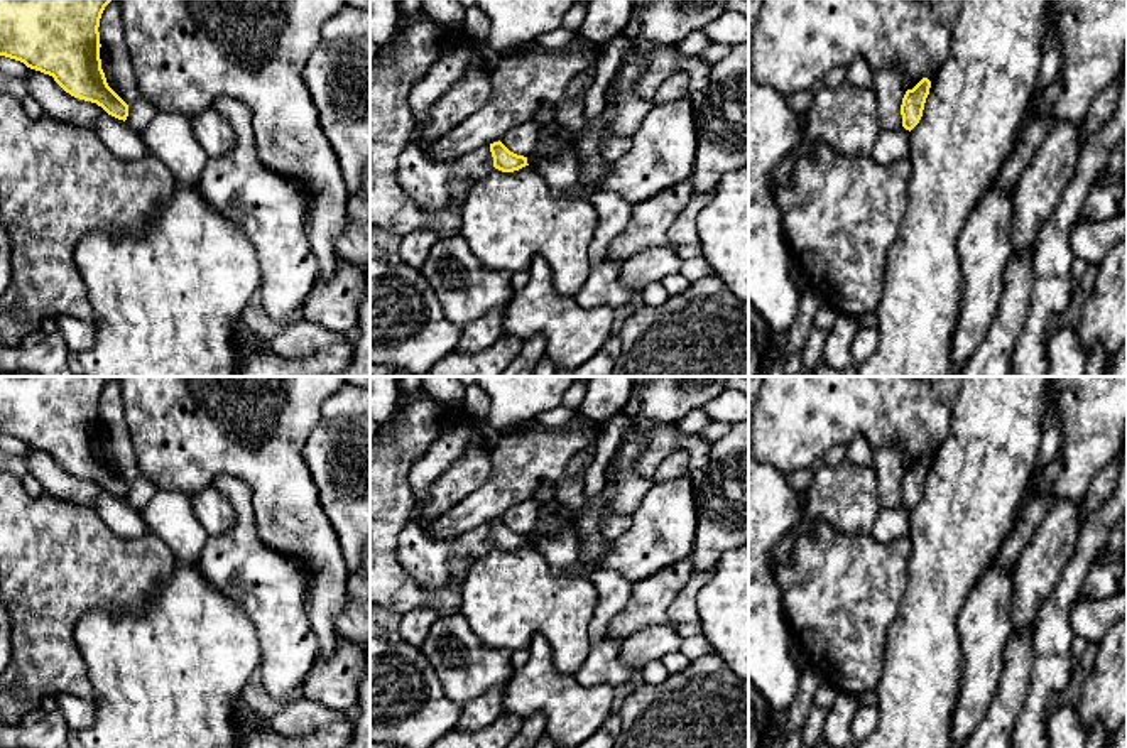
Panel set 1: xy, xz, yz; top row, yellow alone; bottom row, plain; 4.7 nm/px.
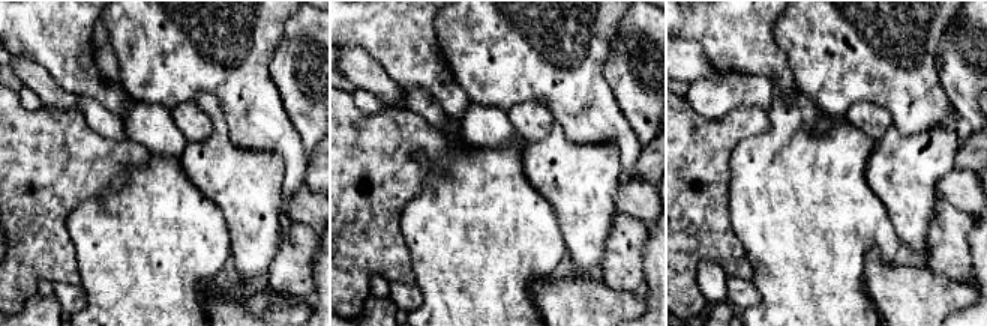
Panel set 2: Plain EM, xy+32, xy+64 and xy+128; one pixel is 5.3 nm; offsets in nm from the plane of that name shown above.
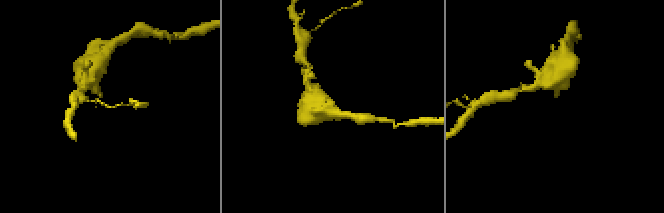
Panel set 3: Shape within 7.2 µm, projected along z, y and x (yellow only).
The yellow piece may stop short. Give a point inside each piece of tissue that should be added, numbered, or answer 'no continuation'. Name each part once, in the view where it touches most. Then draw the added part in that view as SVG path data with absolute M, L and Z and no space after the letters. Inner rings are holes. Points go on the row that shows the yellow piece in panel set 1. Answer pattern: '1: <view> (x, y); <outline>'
no continuation

